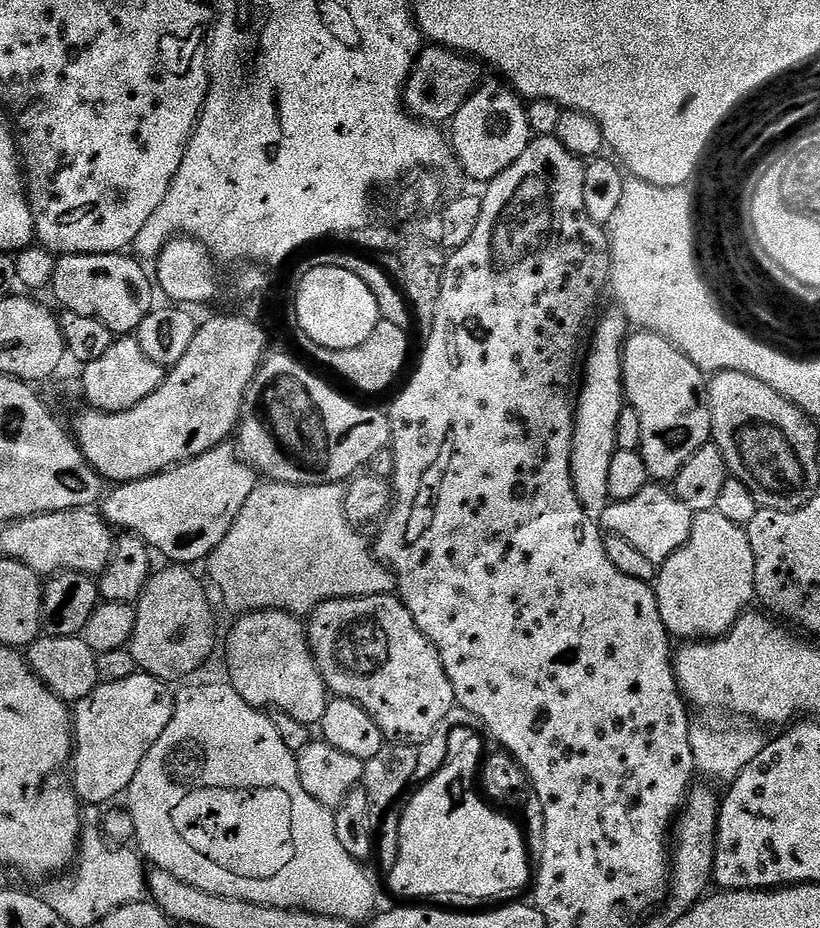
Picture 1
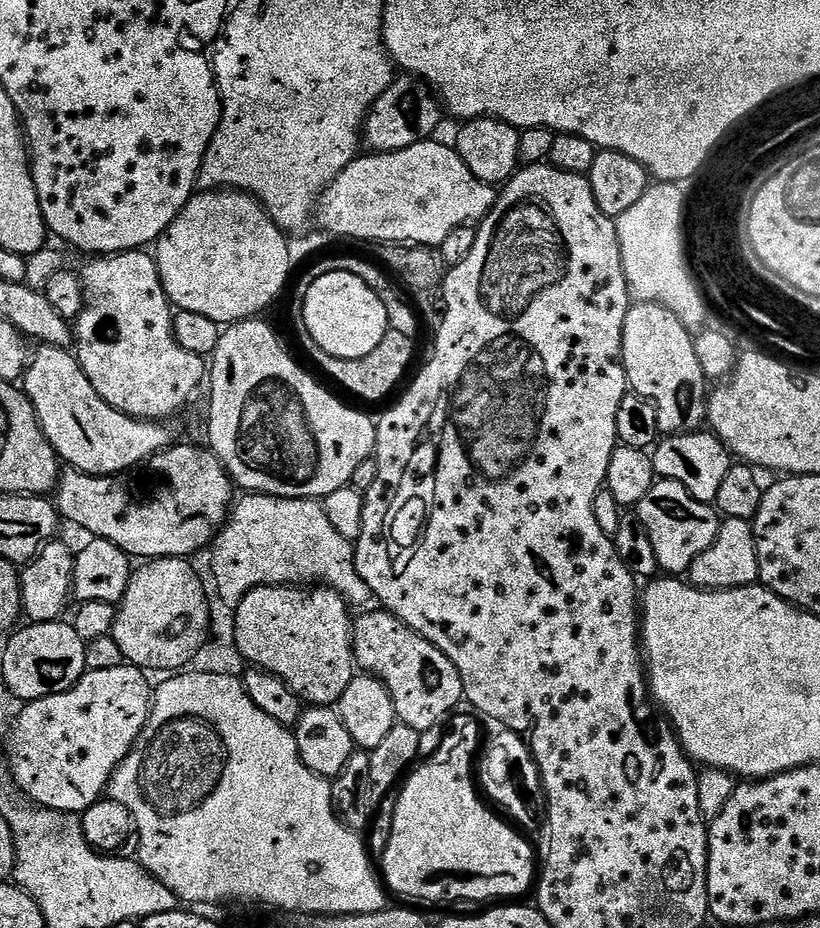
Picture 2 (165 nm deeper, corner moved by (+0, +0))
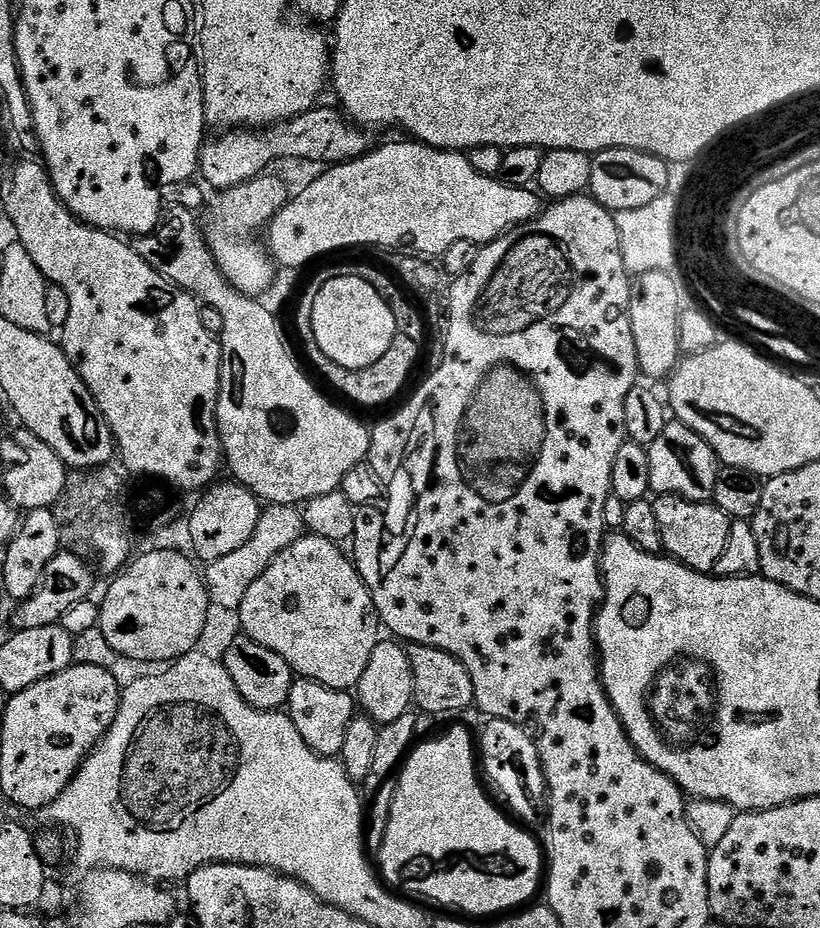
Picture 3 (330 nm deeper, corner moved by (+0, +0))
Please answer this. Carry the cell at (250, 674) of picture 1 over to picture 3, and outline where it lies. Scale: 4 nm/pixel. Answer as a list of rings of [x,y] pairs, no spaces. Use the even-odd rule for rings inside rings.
[[[311,534],[300,536],[298,542],[286,546],[286,550],[266,566],[258,582],[246,590],[239,613],[243,635],[278,654],[297,677],[347,692],[355,689],[362,678],[366,662],[370,662],[370,654],[374,654],[374,646],[381,639],[382,625],[366,582],[360,576],[353,557],[344,550],[326,538]]]

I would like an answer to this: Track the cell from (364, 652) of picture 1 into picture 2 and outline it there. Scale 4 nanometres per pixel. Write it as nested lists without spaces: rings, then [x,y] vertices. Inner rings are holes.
[[[375,610],[365,616],[356,616],[352,625],[352,655],[355,663],[360,664],[365,673],[376,676],[390,690],[390,698],[394,702],[394,710],[399,723],[410,726],[420,733],[441,723],[447,712],[455,713],[464,700],[462,678],[438,650],[426,638],[422,638],[414,630],[410,630],[391,612]]]

